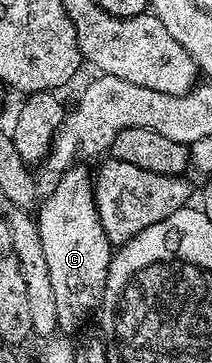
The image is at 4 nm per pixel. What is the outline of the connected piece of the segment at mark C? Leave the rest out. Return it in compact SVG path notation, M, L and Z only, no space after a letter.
M73 166L67 172L59 173L60 181L53 186L44 205L42 200L38 215L42 251L46 254L54 302L58 306L58 329L64 334L78 331L87 322L88 315L99 309L114 251L96 209L93 177L80 167L84 166Z

